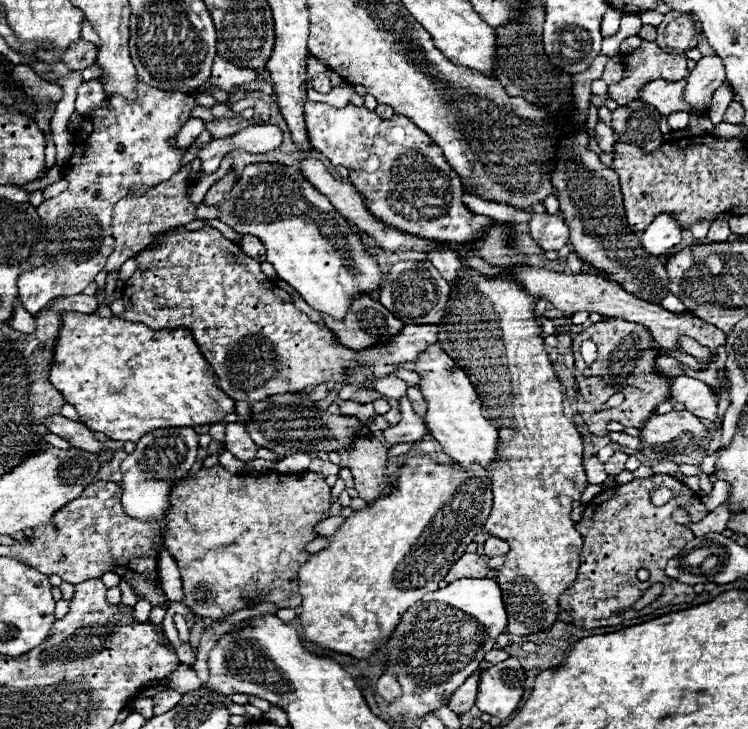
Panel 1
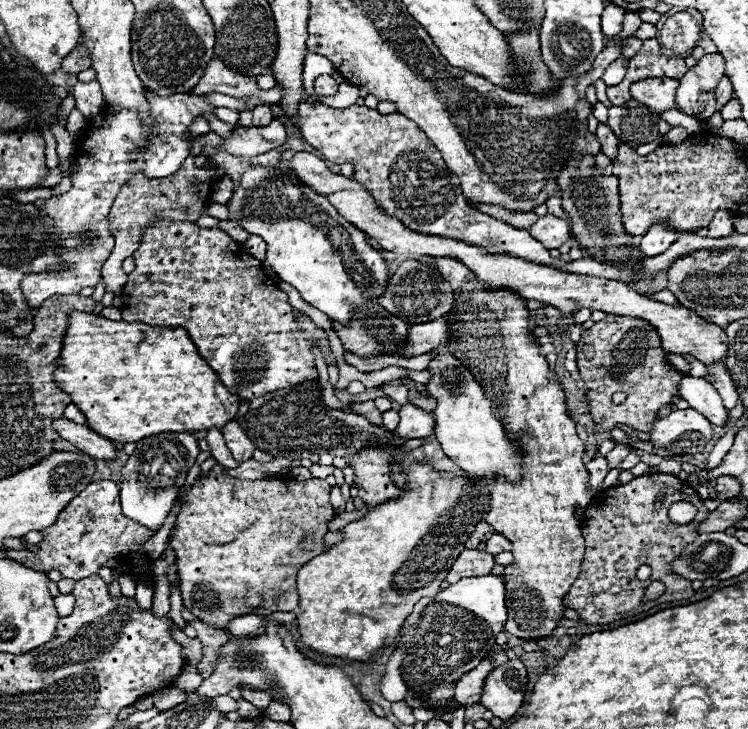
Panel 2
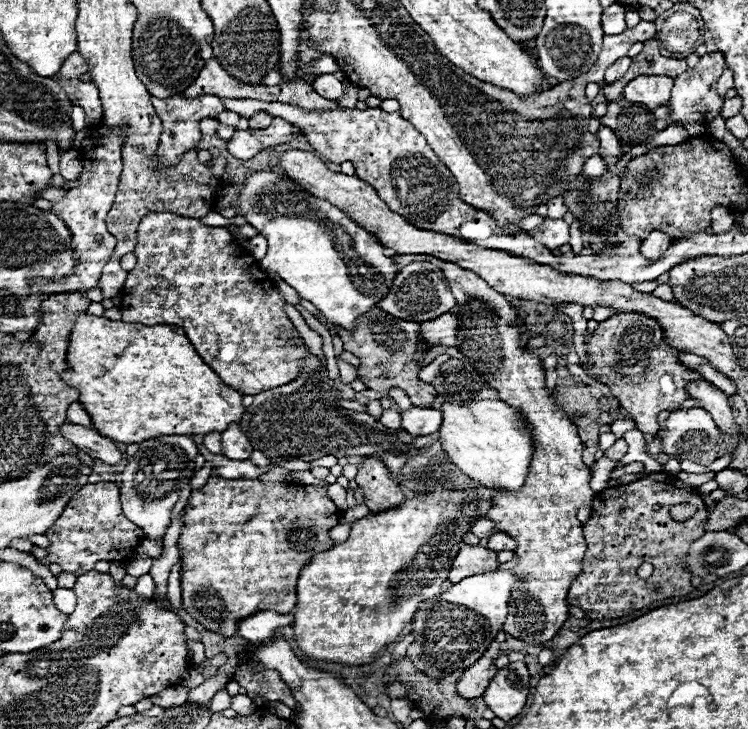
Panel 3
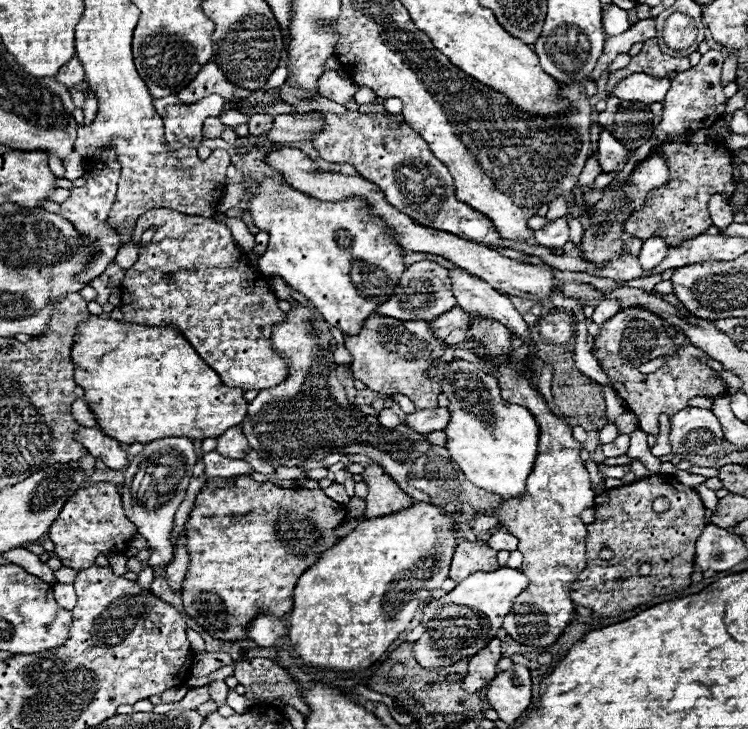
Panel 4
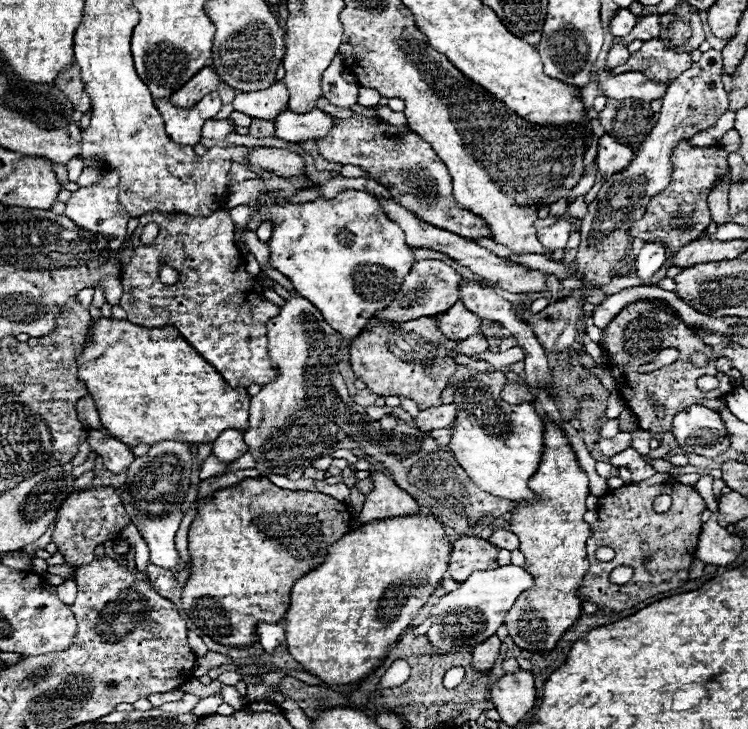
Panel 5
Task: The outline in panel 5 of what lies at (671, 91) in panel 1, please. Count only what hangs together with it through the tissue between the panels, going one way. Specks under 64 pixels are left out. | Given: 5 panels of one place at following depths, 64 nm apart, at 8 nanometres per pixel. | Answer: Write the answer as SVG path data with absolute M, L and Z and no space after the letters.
M606 68L596 72L596 84L606 98L614 98L614 100L638 98L644 102L652 102L662 98L666 92L666 84L656 84L640 72L612 74Z

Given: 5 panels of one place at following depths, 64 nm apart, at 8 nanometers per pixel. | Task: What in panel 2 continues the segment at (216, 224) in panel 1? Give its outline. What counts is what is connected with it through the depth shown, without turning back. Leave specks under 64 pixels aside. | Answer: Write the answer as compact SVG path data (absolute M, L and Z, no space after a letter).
M222 220L220 222L220 226L218 228L222 228L226 234L230 234L236 242L246 242L248 238L250 238L250 232L246 232L242 226L240 226L240 222L230 222L230 220Z

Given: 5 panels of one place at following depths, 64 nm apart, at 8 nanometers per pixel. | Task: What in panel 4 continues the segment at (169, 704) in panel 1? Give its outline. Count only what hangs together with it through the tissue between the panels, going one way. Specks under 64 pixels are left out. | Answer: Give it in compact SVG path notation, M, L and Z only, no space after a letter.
M180 686L180 688L170 688L168 692L162 692L162 694L156 694L152 698L148 698L152 704L168 704L168 702L176 702L176 700L182 700L186 696L188 688L186 686Z

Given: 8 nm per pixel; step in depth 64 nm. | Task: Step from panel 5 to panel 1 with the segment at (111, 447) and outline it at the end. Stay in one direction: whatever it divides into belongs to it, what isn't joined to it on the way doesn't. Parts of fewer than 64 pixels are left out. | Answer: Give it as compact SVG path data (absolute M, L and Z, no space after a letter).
M50 416L46 420L46 424L48 424L48 430L52 434L58 434L60 438L68 440L74 448L82 448L82 450L88 450L92 454L104 454L104 452L108 452L104 442L96 440L94 432L90 428L86 428L82 422L68 420L64 416Z

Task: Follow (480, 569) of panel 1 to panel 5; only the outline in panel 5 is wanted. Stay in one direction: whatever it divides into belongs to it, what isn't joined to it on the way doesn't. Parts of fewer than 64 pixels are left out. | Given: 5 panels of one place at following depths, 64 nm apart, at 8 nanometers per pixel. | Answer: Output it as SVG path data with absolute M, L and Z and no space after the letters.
M460 536L452 544L452 556L448 564L450 578L464 582L478 568L496 568L498 548L480 536Z

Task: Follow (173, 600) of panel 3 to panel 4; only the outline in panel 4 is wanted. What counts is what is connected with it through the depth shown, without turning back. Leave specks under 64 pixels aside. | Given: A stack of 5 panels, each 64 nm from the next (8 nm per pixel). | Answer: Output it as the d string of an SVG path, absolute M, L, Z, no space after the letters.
M185 527L177 538L175 555L172 562L165 568L171 589L180 592L189 565L189 555L186 549Z

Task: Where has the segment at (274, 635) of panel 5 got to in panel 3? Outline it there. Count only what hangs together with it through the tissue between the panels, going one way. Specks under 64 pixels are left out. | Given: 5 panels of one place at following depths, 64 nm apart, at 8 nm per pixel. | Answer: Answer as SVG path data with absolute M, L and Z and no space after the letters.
M258 612L254 616L248 616L246 620L240 620L238 624L238 636L250 640L252 644L258 644L258 642L268 642L272 640L272 636L284 628L284 626L290 626L294 620L292 614L276 614L276 612Z

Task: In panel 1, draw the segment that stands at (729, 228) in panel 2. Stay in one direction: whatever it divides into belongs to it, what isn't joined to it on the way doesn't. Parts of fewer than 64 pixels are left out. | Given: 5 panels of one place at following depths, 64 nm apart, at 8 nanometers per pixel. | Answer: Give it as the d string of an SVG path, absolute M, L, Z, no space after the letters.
M718 214L714 224L710 226L710 232L708 232L706 238L710 242L726 242L730 234L732 232L730 232L730 226L728 226L728 214Z

